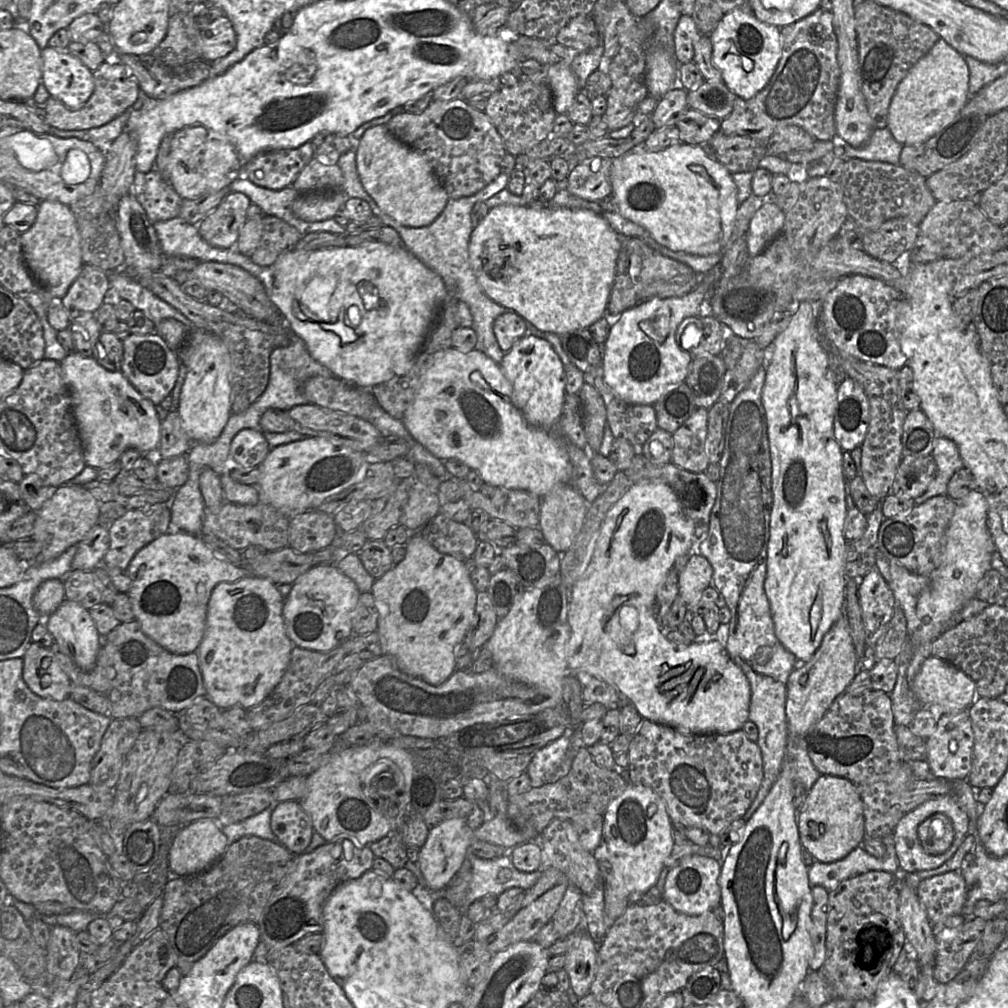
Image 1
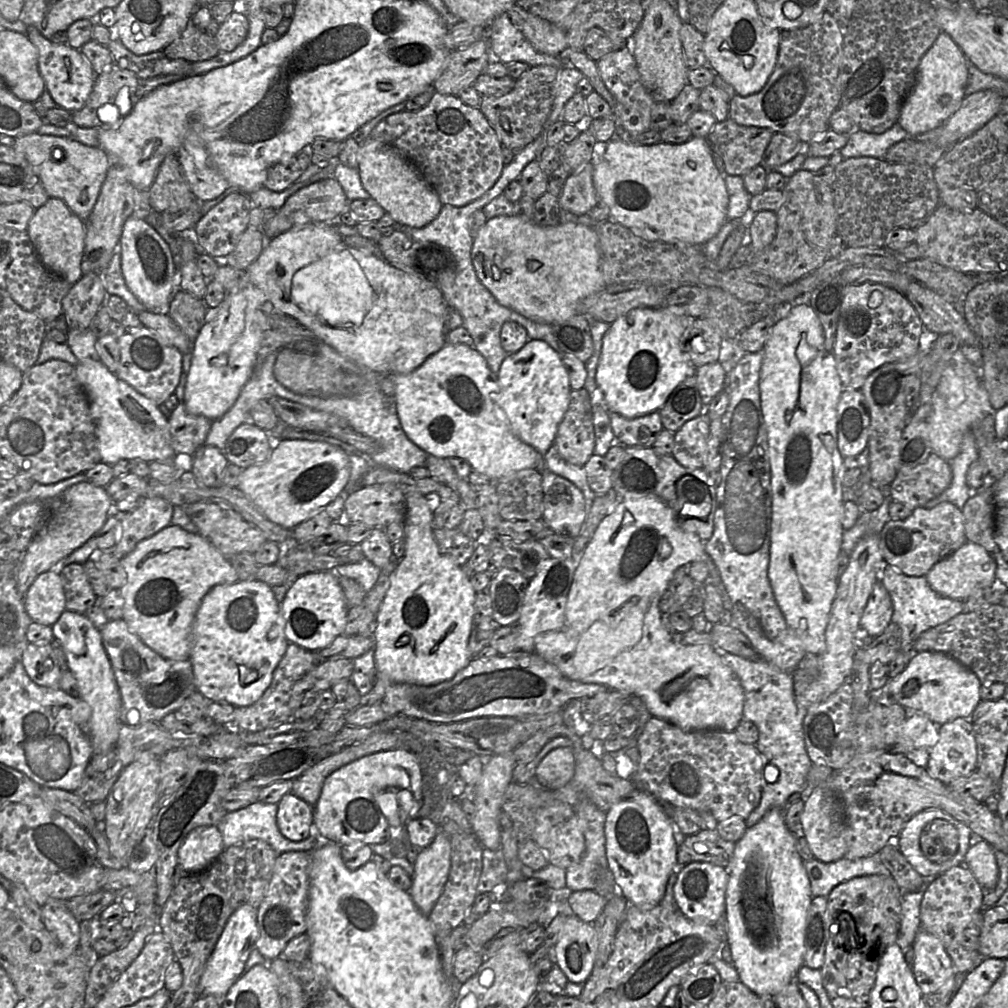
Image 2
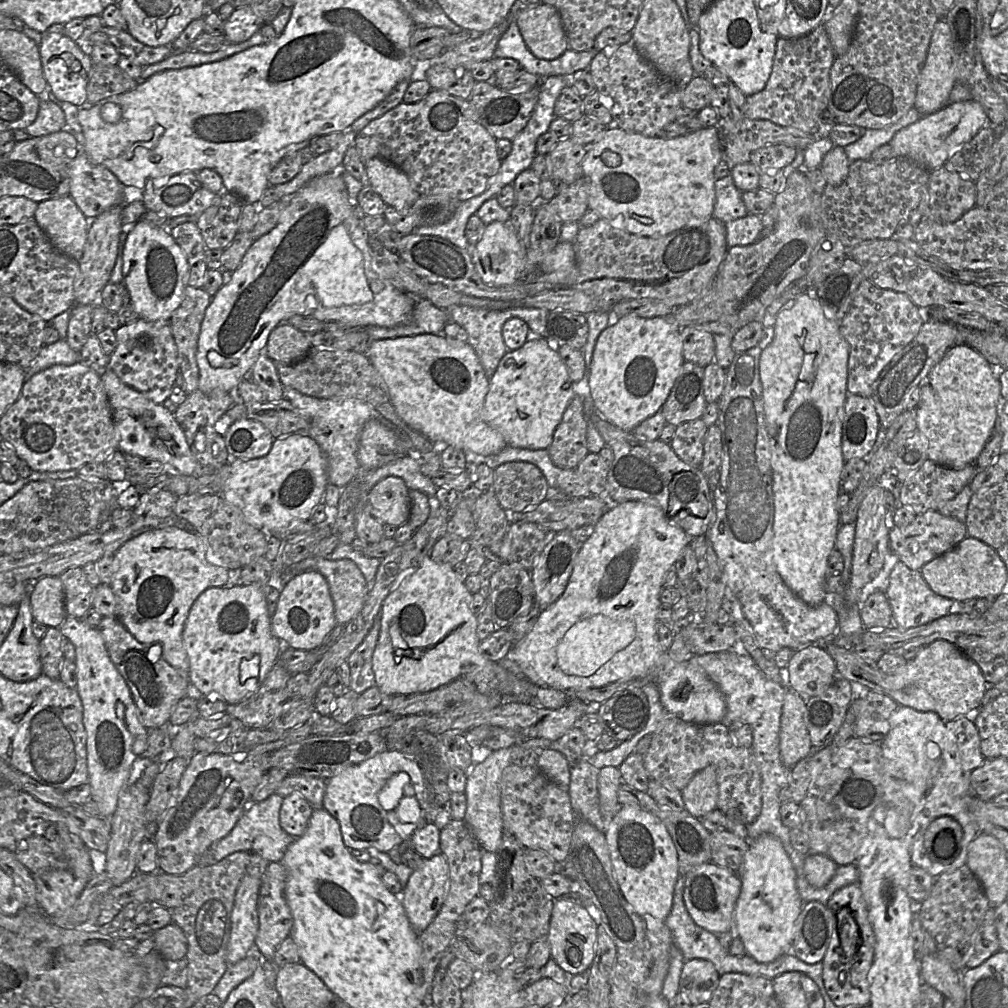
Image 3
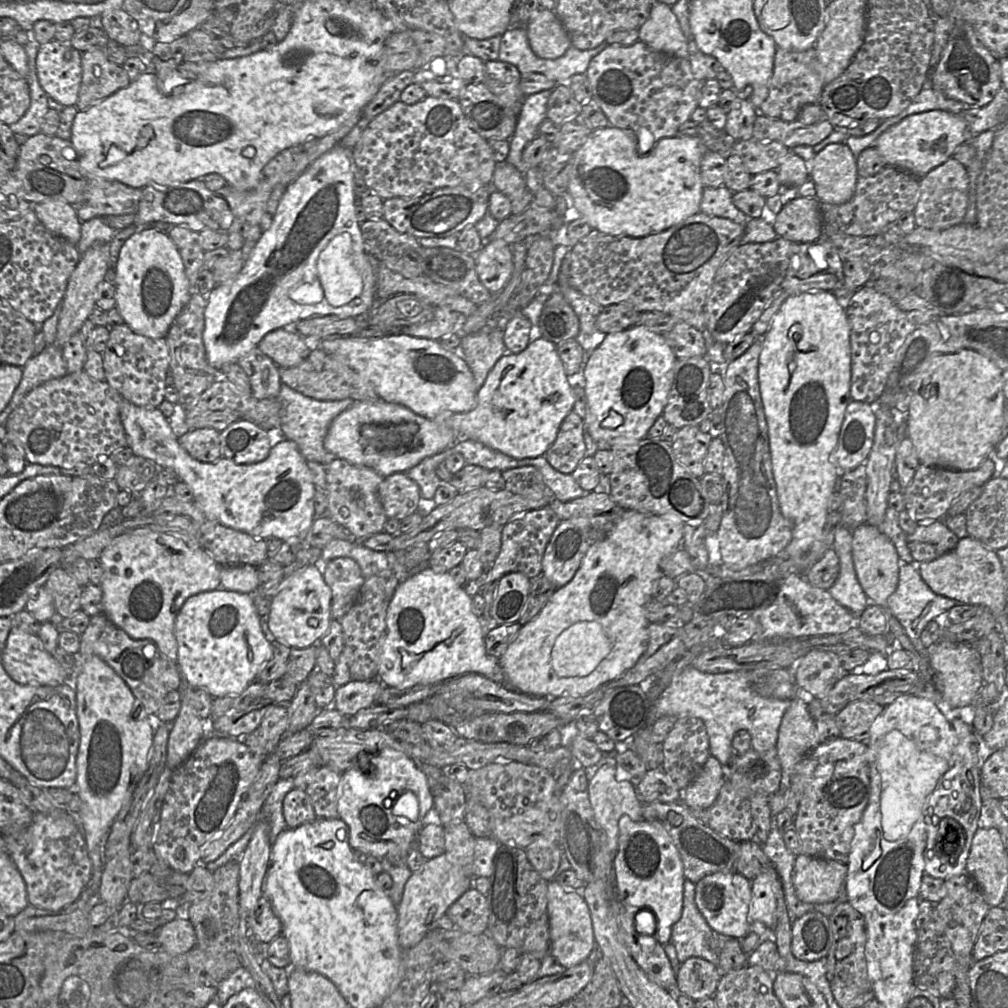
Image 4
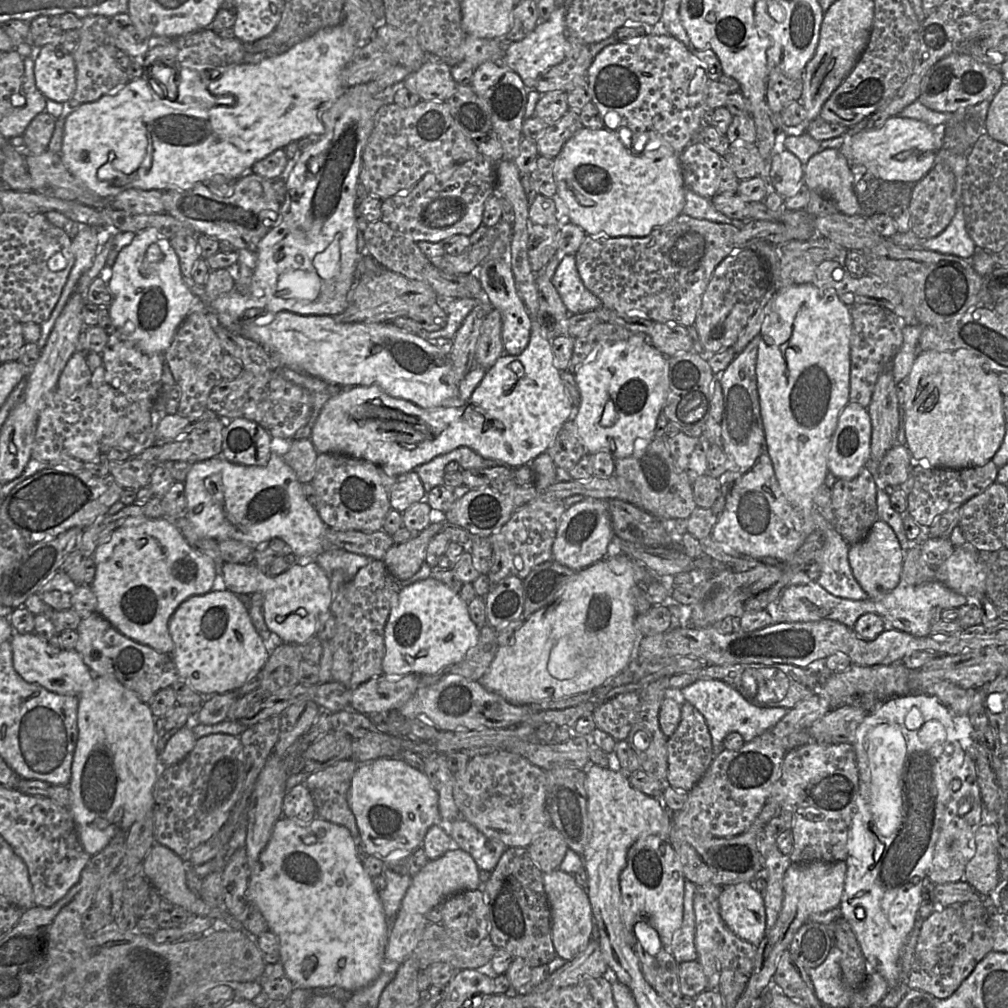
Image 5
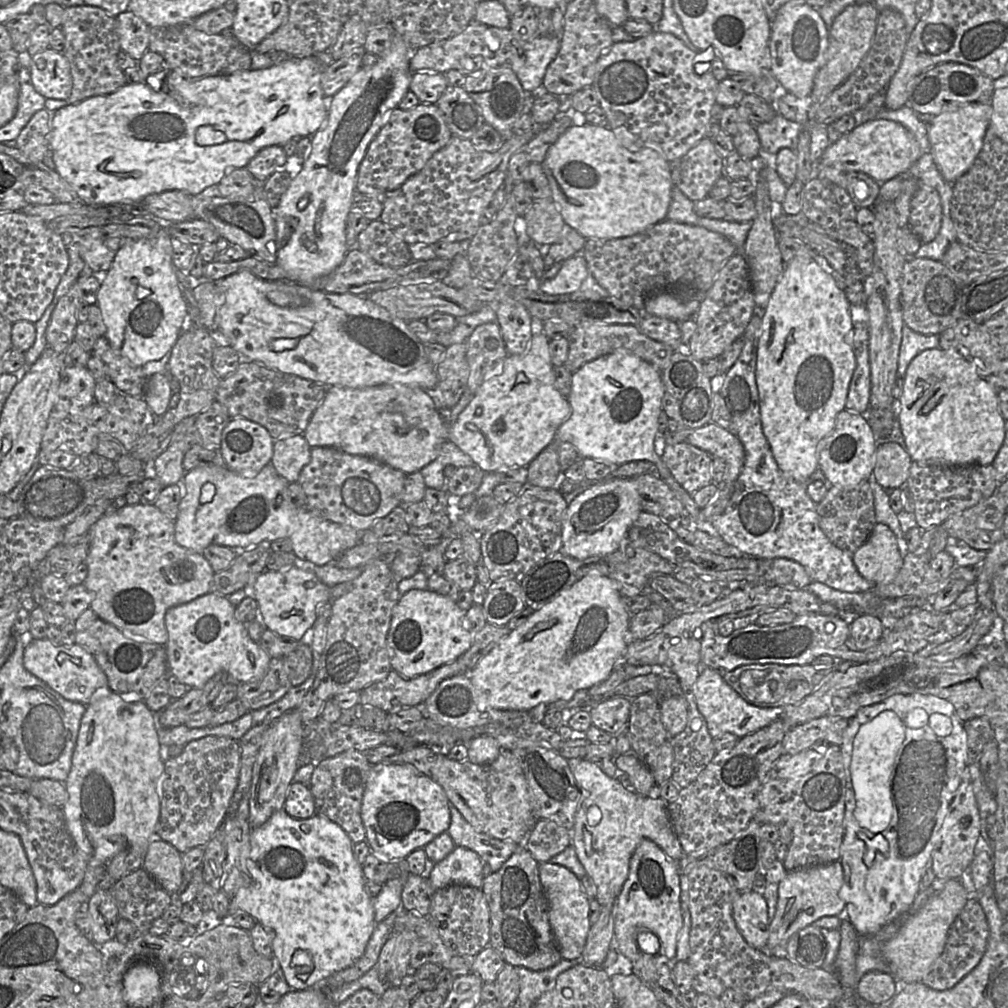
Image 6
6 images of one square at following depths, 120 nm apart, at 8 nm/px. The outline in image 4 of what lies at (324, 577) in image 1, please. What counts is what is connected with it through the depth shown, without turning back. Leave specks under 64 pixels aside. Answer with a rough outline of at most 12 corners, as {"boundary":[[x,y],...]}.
{"boundary":[[315,565],[272,598],[268,627],[290,648],[317,645],[332,620]]}

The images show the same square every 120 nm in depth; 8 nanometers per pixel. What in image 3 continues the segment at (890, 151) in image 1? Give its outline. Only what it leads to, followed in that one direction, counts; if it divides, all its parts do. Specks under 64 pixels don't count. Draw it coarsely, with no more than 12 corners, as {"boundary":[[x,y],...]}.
{"boundary":[[912,107],[899,121],[866,129],[844,147],[850,163],[868,160],[922,115]]}

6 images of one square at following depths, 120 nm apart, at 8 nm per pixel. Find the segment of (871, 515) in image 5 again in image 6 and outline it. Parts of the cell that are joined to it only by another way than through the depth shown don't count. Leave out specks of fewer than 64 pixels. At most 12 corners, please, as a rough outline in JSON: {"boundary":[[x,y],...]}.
{"boundary":[[869,480],[828,486],[817,503],[819,526],[854,553],[875,526]]}

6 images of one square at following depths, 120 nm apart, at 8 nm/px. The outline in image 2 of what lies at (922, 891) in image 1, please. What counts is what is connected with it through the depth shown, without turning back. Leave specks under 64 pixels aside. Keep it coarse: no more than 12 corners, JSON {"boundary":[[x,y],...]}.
{"boundary":[[965,862],[932,877],[921,929],[946,948],[983,910]]}

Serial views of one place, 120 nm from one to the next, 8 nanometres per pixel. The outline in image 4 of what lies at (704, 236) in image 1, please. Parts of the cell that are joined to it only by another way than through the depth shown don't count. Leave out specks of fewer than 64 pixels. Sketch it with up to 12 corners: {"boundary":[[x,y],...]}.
{"boundary":[[594,129],[568,192],[593,229],[645,237],[700,212],[733,140]]}

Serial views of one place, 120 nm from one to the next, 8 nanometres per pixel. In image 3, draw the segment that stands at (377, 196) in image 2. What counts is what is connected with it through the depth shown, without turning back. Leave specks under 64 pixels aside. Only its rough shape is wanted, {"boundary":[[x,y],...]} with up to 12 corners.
{"boundary":[[381,158],[365,162],[369,185],[406,213],[420,194],[407,175]]}

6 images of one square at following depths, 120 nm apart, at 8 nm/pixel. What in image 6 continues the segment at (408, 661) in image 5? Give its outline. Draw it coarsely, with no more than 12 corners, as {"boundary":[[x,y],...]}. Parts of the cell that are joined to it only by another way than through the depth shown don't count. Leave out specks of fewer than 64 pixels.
{"boundary":[[412,589],[393,609],[392,669],[413,678],[455,661],[474,635],[449,597]]}

